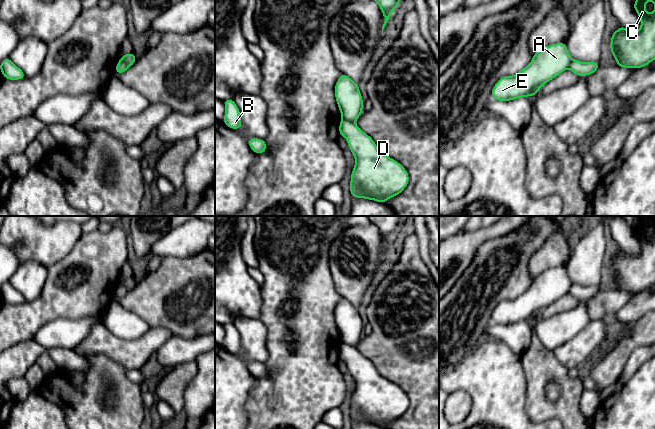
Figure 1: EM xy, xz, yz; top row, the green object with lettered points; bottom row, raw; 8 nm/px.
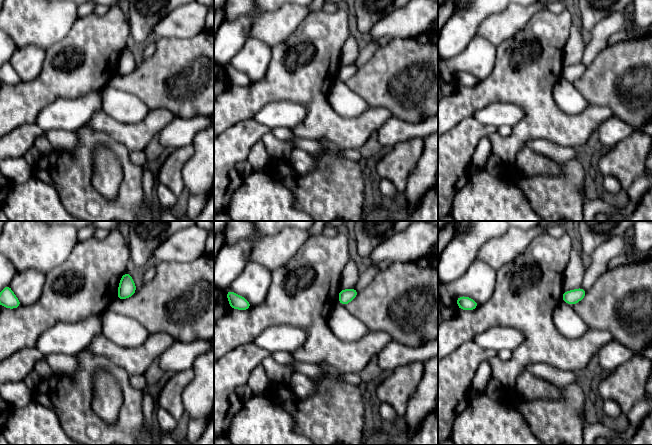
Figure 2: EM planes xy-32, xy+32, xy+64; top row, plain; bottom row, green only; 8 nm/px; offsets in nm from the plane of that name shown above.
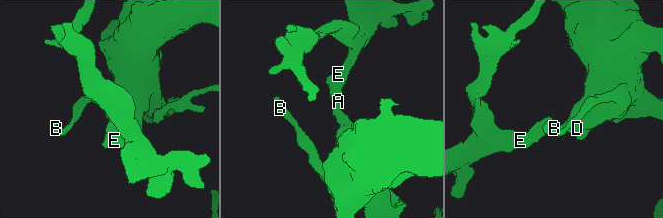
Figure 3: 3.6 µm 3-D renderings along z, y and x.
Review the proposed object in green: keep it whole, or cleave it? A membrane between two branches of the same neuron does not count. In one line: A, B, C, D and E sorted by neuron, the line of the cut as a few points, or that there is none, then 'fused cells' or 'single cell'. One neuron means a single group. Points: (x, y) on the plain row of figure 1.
A E / B C D | xz (342, 342), (354, 347) | fused cells

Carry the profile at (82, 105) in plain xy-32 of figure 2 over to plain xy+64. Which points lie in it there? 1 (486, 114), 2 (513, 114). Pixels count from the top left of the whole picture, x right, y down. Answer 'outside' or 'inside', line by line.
1: inside
2: inside

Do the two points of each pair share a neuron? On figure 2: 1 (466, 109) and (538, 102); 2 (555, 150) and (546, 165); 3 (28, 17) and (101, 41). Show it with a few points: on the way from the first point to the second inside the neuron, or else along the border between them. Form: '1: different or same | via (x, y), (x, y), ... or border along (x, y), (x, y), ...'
1: same | via (484, 93), (520, 93)
2: different | border along (529, 147), (550, 157), (554, 161)
3: different | border along (78, 18), (70, 30), (60, 40), (51, 45)

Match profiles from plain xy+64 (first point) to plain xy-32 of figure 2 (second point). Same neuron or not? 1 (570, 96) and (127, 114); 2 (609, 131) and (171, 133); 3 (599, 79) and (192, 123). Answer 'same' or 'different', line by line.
1: same
2: same
3: different

